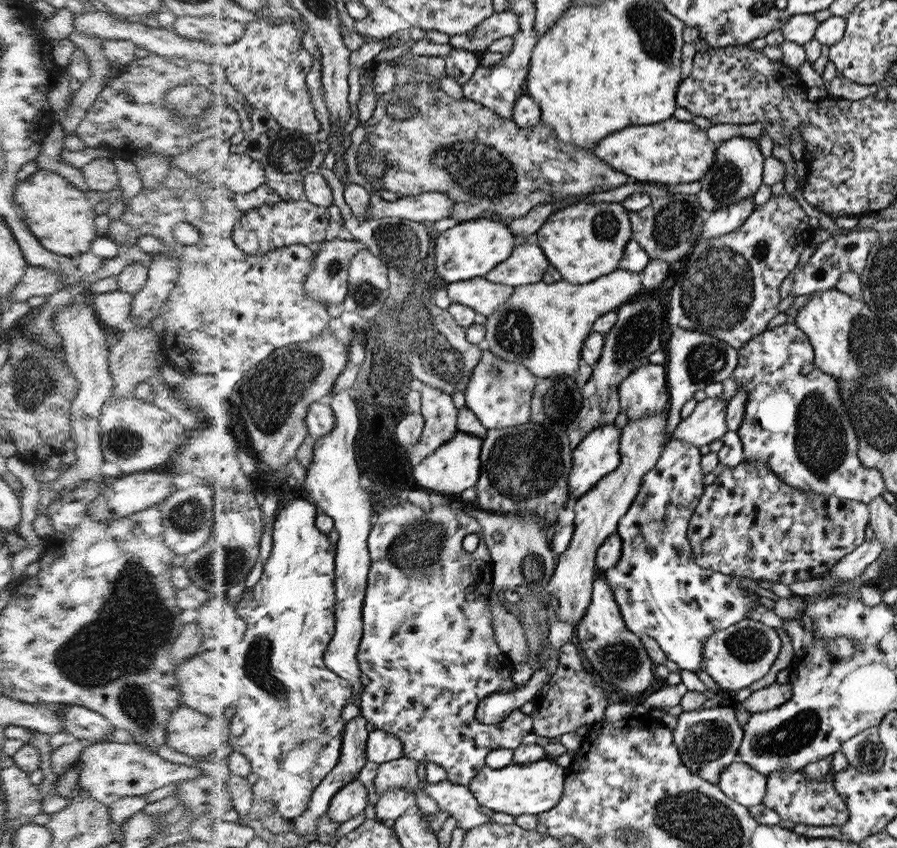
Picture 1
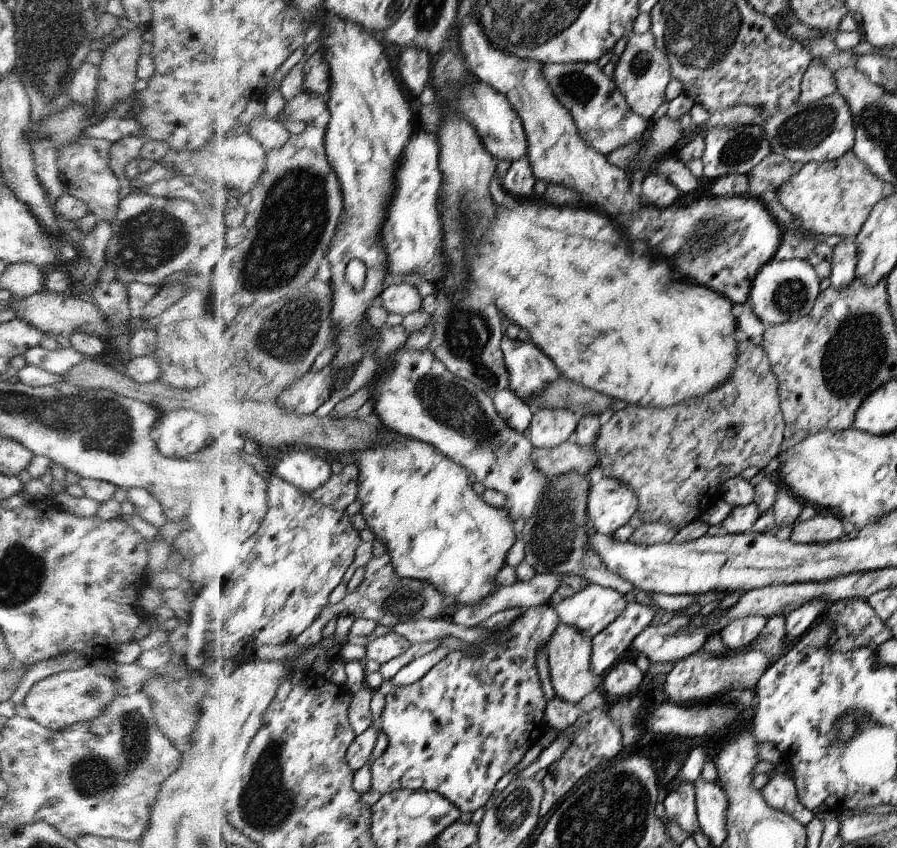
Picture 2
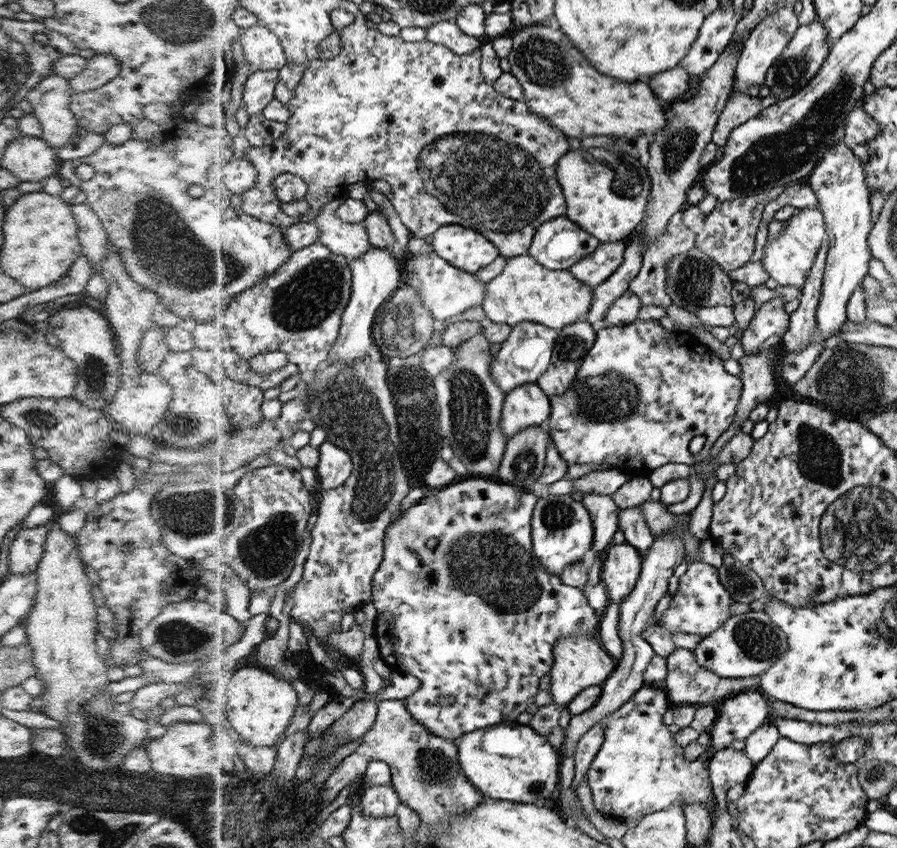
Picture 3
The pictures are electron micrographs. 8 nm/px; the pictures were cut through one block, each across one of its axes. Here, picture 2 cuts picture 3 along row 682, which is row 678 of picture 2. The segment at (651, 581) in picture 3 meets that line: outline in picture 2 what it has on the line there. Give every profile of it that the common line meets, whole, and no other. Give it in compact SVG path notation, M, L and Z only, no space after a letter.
M618 662L606 675L604 675L601 690L610 694L612 698L619 696L626 698L634 694L644 685L645 674L642 673L635 663Z

